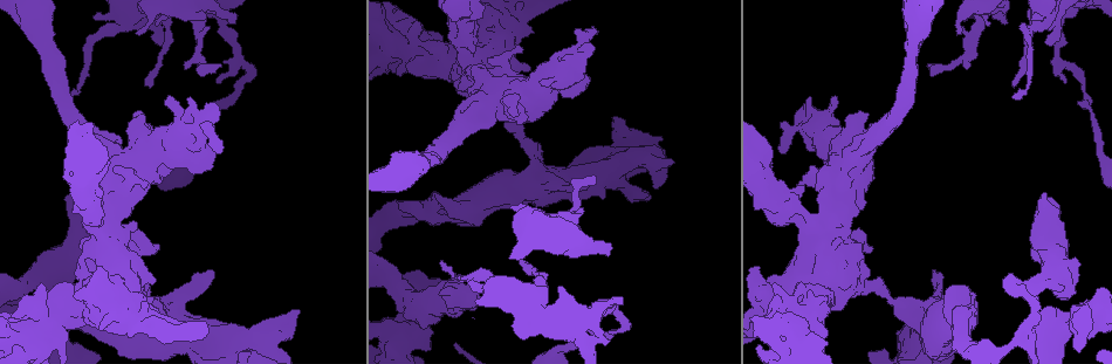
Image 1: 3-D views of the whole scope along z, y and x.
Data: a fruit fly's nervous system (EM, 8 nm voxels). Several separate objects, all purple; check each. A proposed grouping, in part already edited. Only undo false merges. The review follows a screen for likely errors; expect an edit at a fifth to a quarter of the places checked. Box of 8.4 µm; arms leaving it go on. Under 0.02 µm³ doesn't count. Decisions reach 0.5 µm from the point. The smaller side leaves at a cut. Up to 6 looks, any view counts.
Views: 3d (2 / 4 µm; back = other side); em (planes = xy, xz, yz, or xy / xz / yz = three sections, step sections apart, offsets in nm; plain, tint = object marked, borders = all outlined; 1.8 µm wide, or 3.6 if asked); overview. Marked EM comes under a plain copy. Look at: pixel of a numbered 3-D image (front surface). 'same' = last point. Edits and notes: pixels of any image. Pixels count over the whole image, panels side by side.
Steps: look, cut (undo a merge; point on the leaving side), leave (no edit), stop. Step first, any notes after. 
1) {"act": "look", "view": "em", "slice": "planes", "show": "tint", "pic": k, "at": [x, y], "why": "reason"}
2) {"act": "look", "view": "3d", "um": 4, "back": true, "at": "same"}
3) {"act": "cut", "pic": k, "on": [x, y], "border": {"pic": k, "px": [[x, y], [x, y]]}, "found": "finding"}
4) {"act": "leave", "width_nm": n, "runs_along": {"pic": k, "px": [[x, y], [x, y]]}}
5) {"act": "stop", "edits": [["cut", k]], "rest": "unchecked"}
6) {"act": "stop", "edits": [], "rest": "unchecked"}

{"act": "look", "view": "3d", "um": 4, "pic": 1, "at": [193, 9], "why": "sudden change in width"}

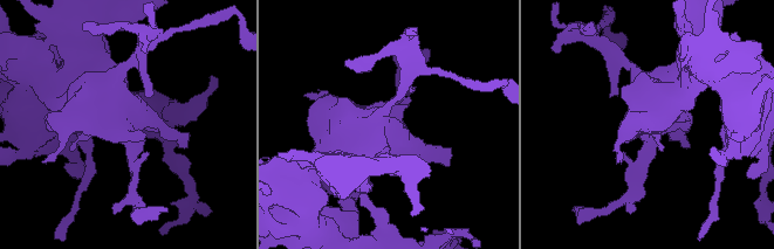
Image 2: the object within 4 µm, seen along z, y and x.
{"act": "look", "view": "em", "slice": "yz", "step": 16, "show": "tint", "pic": 2, "at": [122, 131], "why": "need the tissue"}

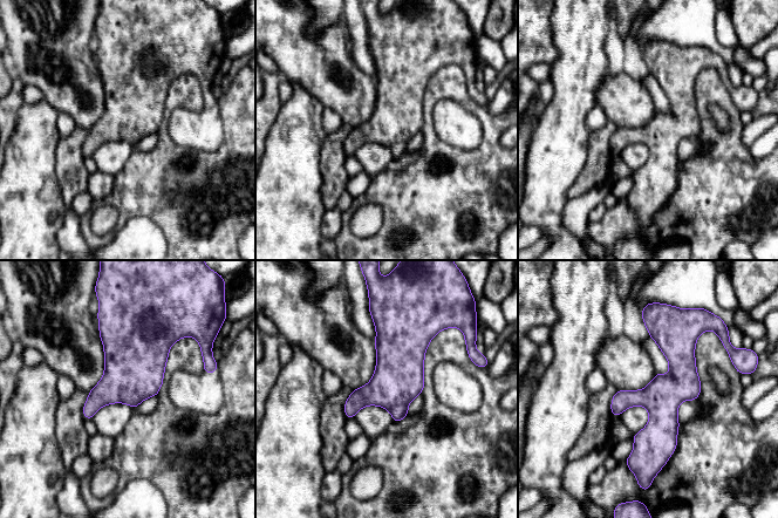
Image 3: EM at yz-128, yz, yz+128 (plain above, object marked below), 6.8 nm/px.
{"act": "look", "view": "em", "slice": "planes", "show": "tint", "at": "same", "why": "cut it another way"}

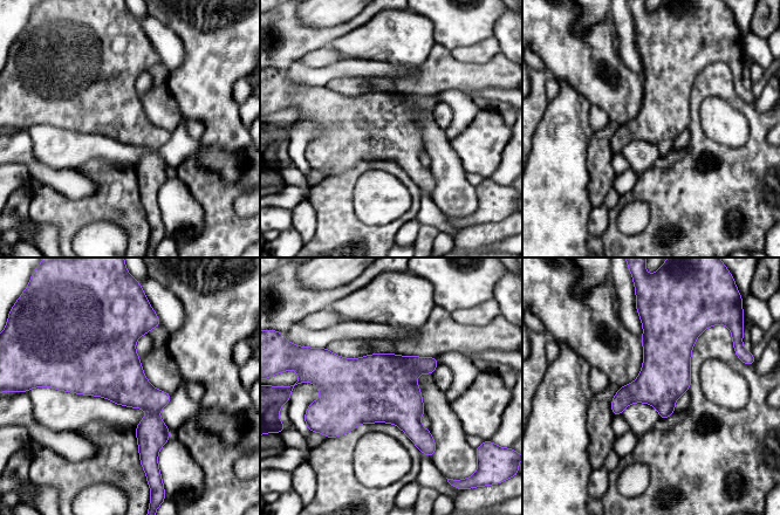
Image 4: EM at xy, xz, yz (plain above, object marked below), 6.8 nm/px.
{"act": "leave", "found": "one neuron here"}

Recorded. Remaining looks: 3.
{"act": "look", "view": "em", "um": 3.6, "slice": "xy", "step": 8, "show": "tint", "pic": 1, "at": [916, 321], "why": "sharp bend"}

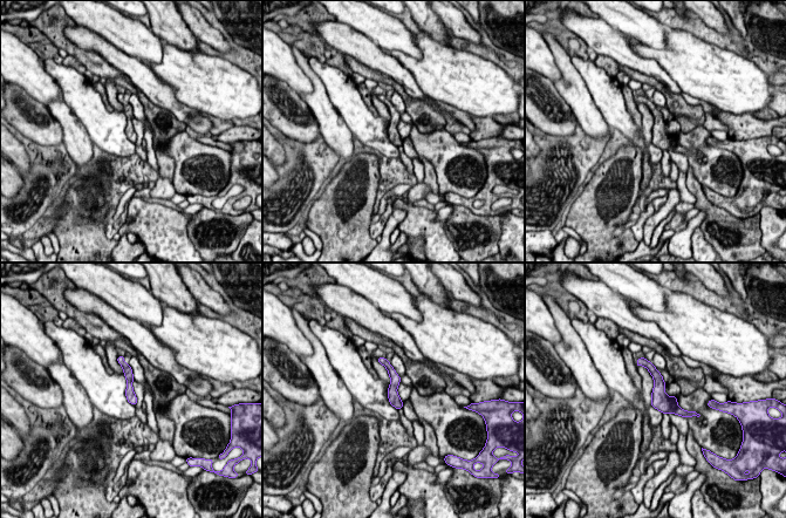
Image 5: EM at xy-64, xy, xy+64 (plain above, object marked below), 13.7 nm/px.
{"act": "look", "view": "em", "um": 3.6, "slice": "planes", "show": "borders", "at": "same"}

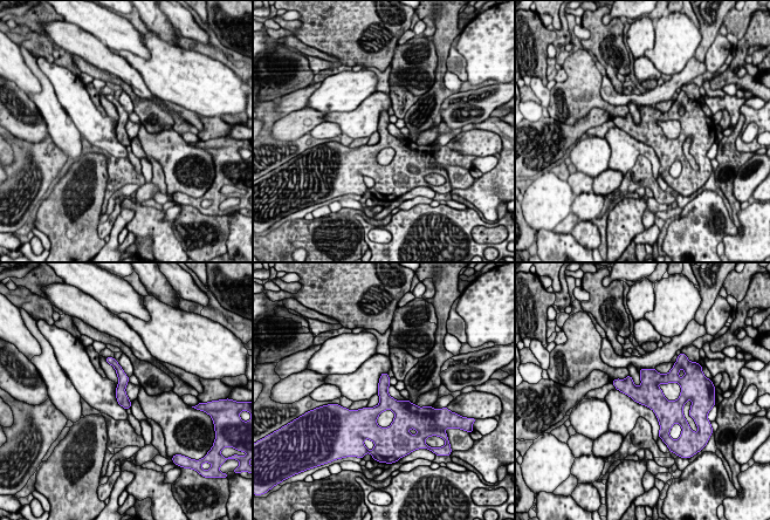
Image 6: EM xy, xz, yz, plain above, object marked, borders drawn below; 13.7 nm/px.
{"act": "leave", "runs_along": {"pic": 6, "px": [[617, 382], [660, 404], [678, 404]]}, "found": "continuous, no second neuron"}

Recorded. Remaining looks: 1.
{"act": "stop", "edits": [], "rest": "unchecked"}

